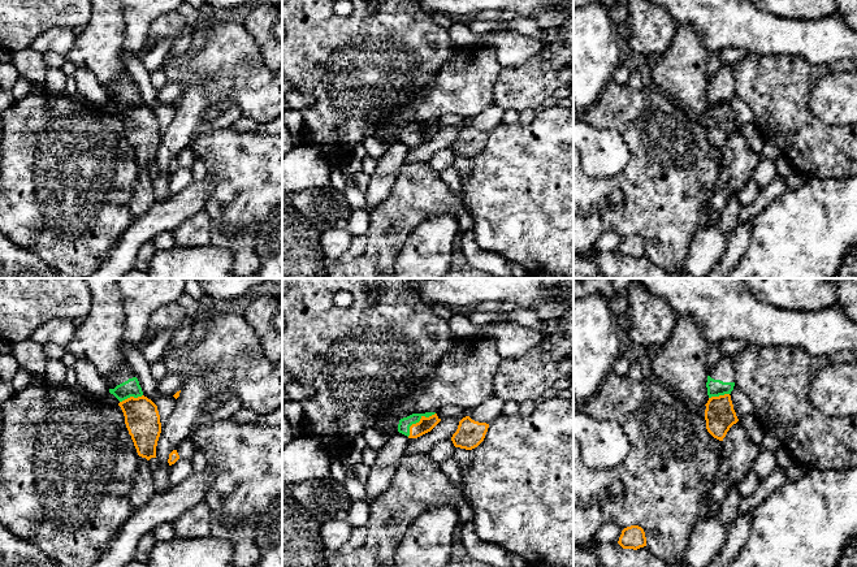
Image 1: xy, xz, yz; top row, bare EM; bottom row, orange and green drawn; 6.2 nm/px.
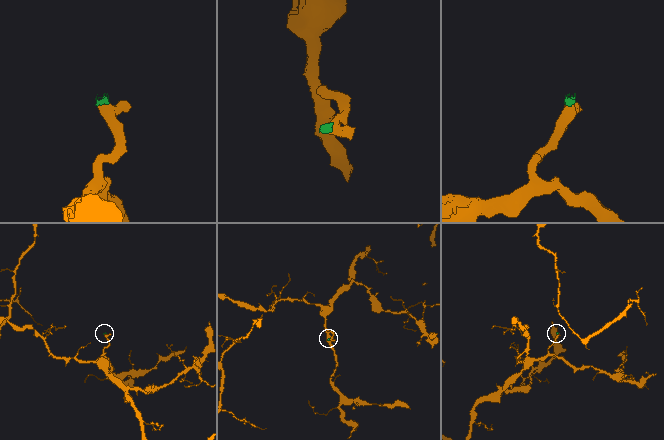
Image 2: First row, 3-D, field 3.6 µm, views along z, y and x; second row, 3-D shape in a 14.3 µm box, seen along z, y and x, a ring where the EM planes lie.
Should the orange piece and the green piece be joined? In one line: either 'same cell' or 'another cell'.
same cell

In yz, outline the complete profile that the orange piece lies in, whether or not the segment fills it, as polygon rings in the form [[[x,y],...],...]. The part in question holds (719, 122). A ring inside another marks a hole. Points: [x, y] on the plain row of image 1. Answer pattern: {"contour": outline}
{"contour": [[[722,65],[707,85],[706,138],[719,150],[723,150],[730,137],[739,130],[730,104],[735,95],[733,86],[732,65]]]}

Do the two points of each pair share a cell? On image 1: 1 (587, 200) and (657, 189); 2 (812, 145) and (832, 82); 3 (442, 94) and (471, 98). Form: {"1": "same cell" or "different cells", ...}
{"1": "same cell", "2": "different cells", "3": "same cell"}

